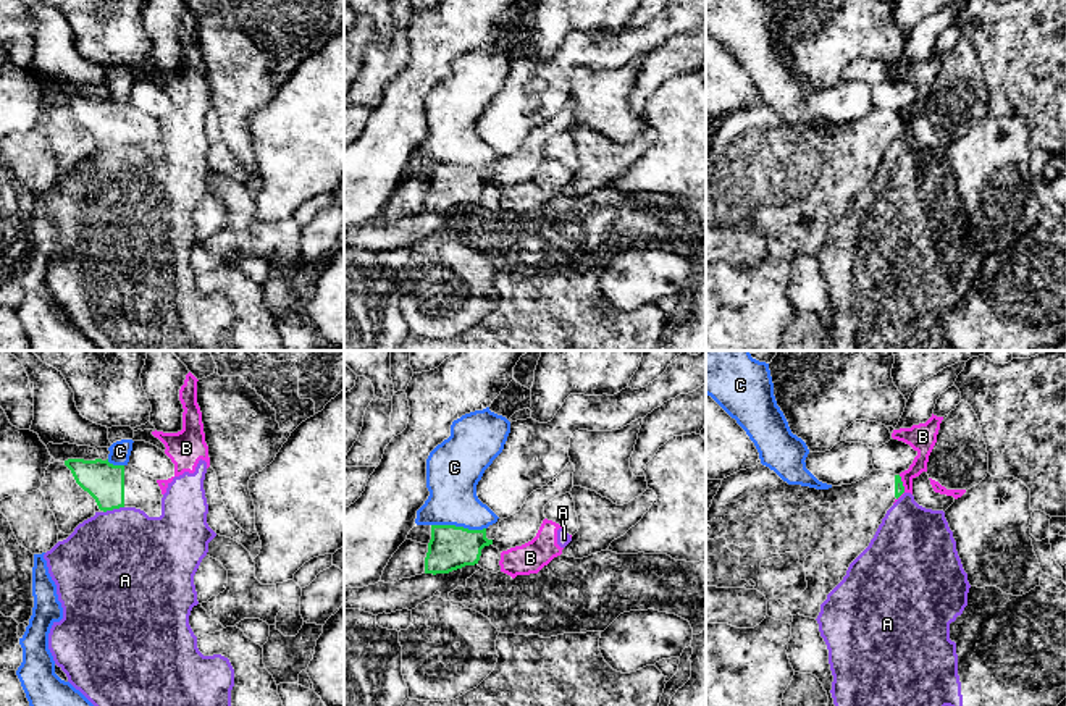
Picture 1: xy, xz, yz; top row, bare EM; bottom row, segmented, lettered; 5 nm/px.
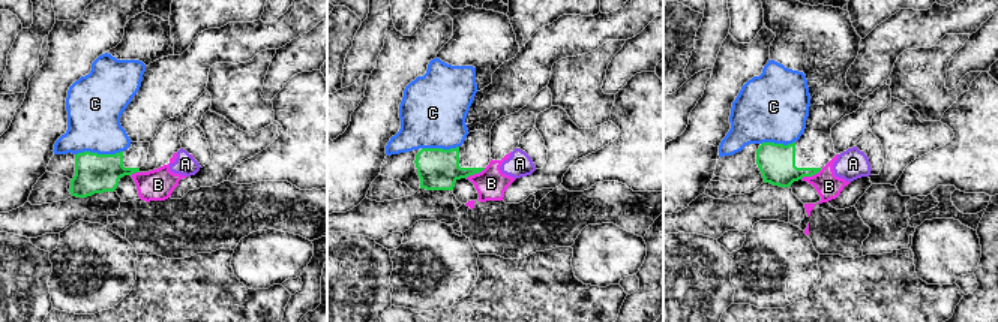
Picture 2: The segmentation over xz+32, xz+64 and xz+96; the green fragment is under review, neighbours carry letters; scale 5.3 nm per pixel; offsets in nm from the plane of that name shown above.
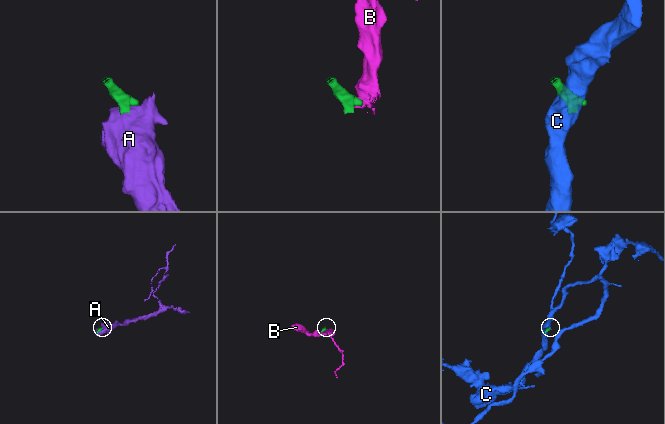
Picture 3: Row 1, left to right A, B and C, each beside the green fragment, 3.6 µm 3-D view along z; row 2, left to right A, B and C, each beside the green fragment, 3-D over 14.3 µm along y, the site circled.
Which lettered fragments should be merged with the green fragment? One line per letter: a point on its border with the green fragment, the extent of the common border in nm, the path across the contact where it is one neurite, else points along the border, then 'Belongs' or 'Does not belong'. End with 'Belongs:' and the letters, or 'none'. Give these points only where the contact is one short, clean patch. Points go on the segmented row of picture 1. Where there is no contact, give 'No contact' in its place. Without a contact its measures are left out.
A: Touches green at xy (113, 508). Shared border 110 nm. Boundary: xy (123, 506), (104, 512). Does not belong
B: Touches green at yz (903, 488). Shared border 130 nm. Boundary: yz (900, 475), (903, 493), (897, 500). Does not belong
C: Touches green at xz (459, 527). Shared border 280 nm. Boundary: xz (432, 524), (485, 529). Does not belong
Belongs: none

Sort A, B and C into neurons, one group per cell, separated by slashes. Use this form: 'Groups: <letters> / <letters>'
Groups: A B / C

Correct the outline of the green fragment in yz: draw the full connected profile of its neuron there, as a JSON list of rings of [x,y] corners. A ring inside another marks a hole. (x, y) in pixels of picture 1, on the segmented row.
[[[758,464],[722,480],[706,512],[706,586],[758,590],[777,599],[791,616],[817,619],[827,595],[843,580],[850,564],[869,546],[882,519],[904,493],[900,475],[872,470],[862,480],[816,490],[788,485],[774,470]]]

